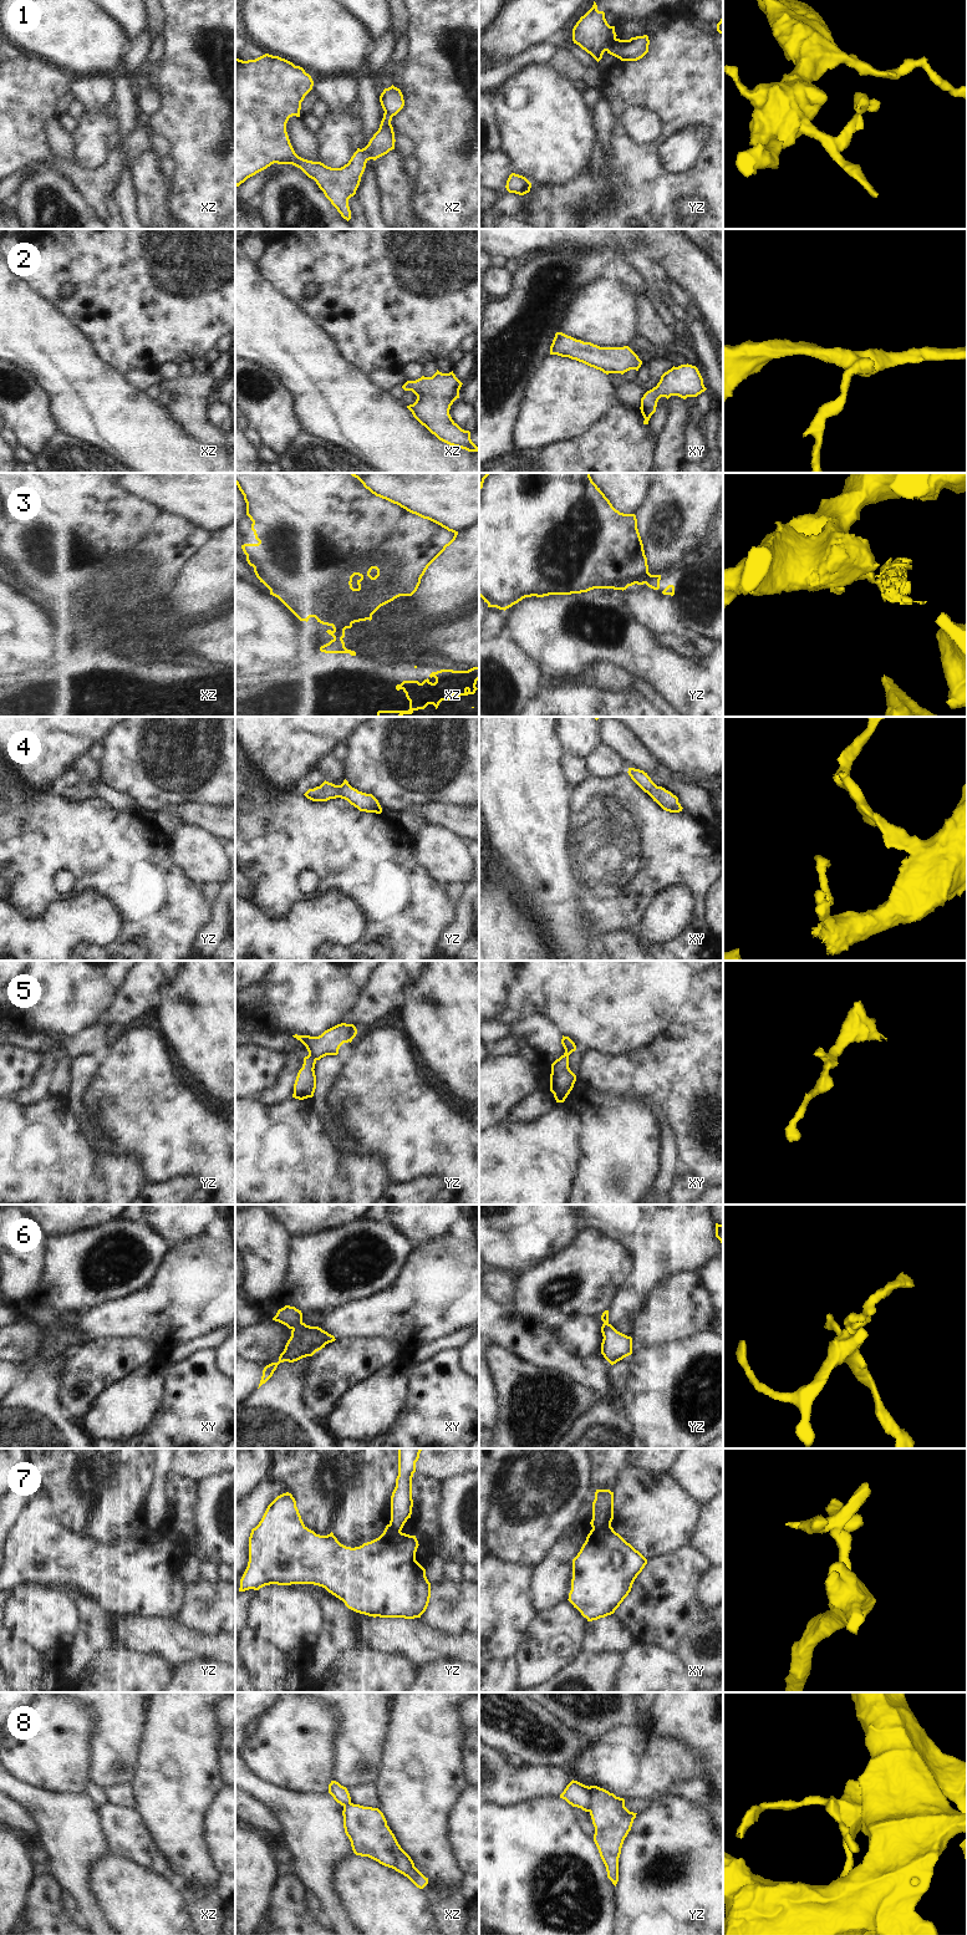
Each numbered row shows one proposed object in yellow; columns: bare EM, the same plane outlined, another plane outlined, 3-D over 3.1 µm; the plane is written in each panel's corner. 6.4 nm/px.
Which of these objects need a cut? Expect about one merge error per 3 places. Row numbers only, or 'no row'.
1, 3, 7, 8

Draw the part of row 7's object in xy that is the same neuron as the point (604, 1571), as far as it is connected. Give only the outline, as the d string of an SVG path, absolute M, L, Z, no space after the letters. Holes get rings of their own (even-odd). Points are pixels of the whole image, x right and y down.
M592 1528L572 1559L569 1602L587 1621L615 1613L647 1559L614 1528Z

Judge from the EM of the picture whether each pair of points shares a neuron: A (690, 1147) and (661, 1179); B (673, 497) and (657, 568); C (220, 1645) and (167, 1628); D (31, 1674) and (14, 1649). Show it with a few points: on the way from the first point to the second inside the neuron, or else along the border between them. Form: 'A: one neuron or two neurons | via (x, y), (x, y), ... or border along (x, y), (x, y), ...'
A: two neurons | border along (671, 1131), (678, 1161)
B: one neuron | via (673, 514), (673, 526), (663, 550)
C: one neuron | via (207, 1645), (184, 1645), (181, 1641)
D: one neuron | via (25, 1668), (15, 1655)

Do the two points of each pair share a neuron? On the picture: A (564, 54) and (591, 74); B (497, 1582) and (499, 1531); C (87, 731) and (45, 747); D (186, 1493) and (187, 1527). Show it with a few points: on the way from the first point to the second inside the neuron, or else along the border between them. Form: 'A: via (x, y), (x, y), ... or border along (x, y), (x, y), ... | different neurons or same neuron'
A: via (569, 61), (584, 74) | same neuron
B: border along (492, 1556), (527, 1566) | different neurons
C: via (77, 731), (61, 731), (55, 737) | same neuron
D: via (184, 1502), (184, 1518) | same neuron

